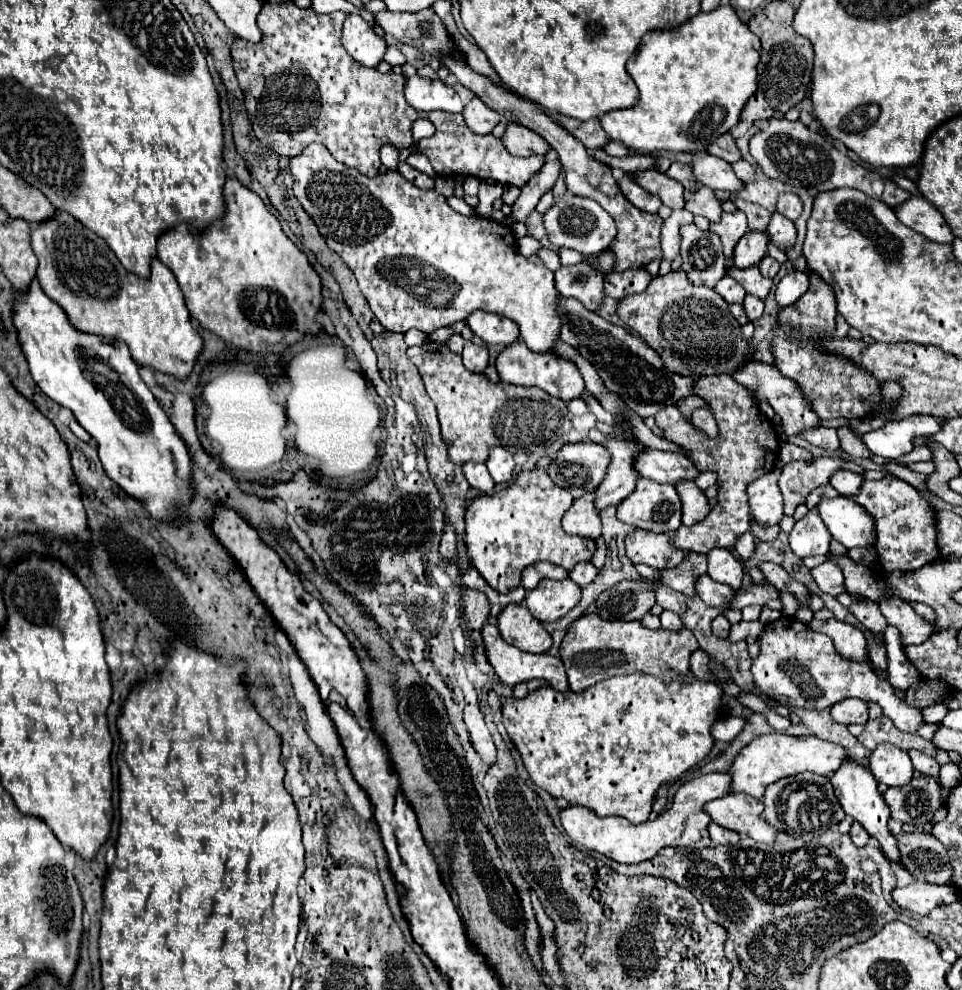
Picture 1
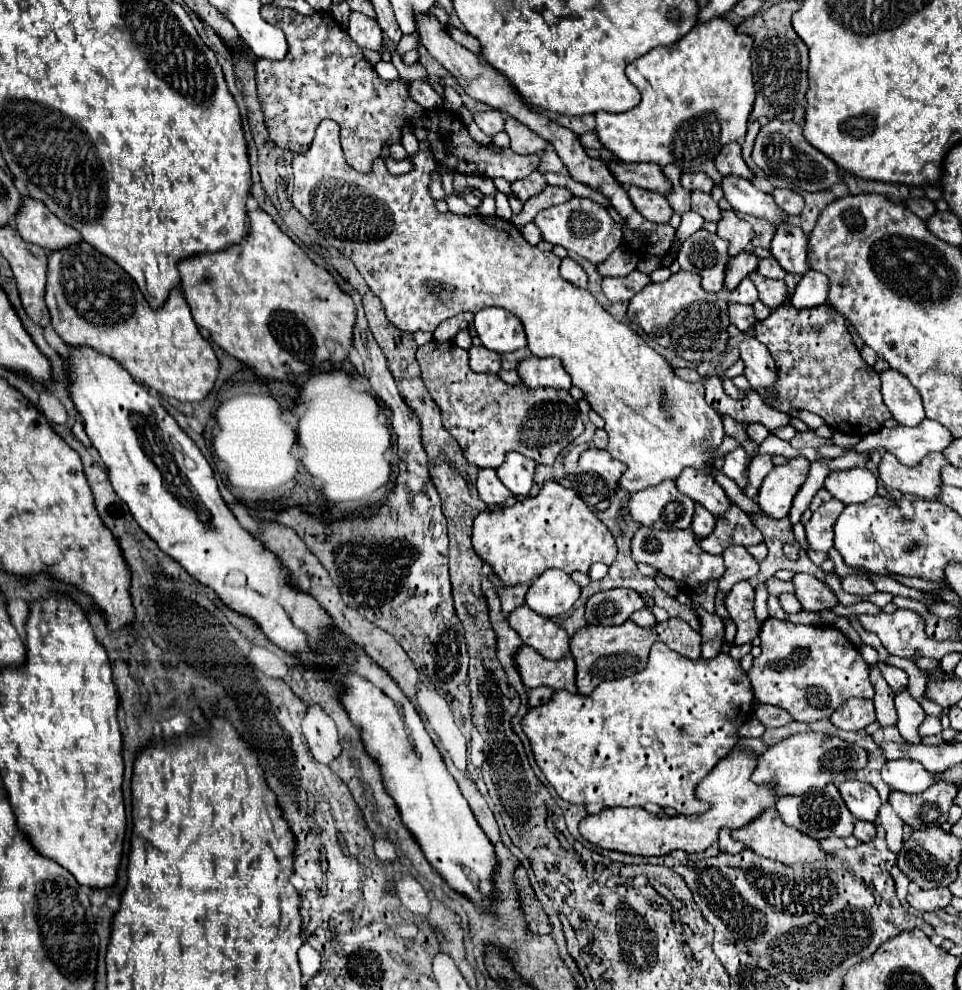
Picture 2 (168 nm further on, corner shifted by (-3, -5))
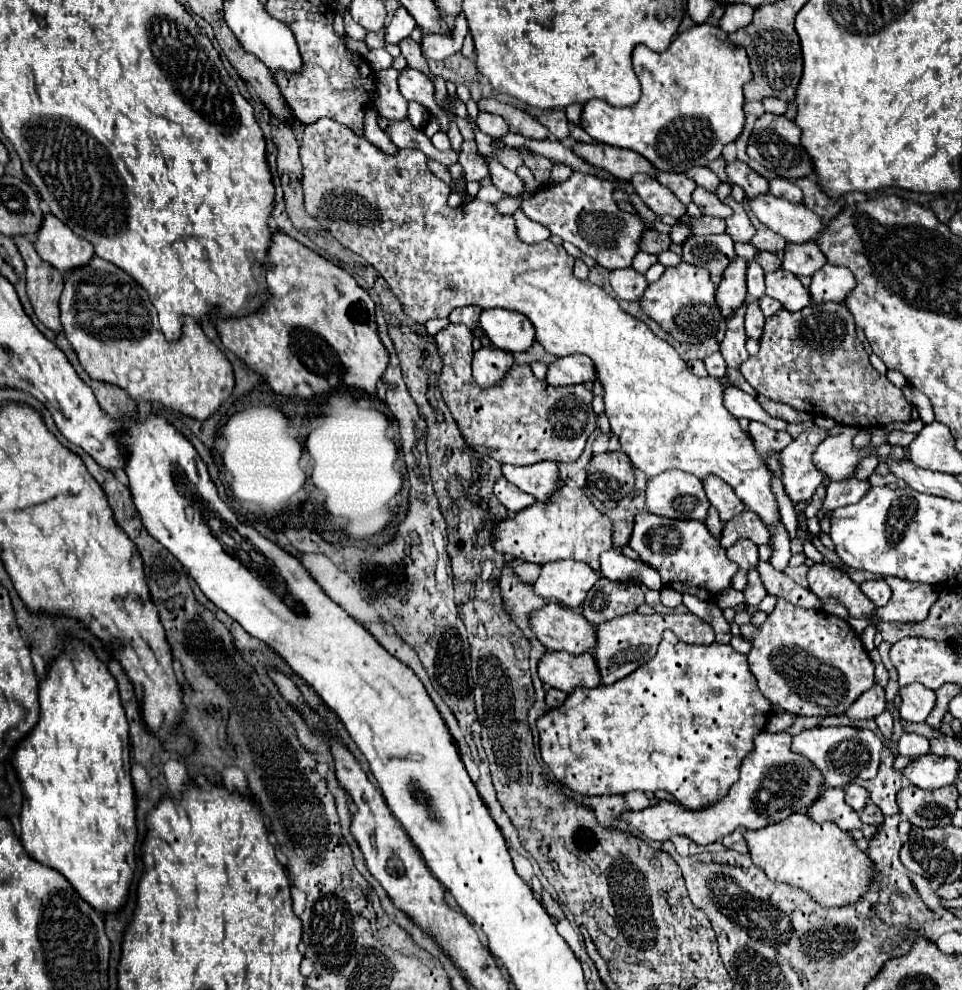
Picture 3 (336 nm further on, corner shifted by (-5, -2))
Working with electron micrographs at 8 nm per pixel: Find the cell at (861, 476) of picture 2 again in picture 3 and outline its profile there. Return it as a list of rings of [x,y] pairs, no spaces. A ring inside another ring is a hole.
[[[843,427],[841,435],[837,437],[827,437],[821,445],[817,447],[815,453],[815,465],[827,475],[831,481],[839,481],[845,477],[855,475],[855,467],[859,465],[859,459],[865,455],[863,451],[857,451],[853,447],[853,437],[861,429],[855,427]]]

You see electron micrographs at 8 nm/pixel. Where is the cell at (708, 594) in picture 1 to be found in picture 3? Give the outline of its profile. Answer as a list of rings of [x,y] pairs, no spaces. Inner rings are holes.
[[[751,569],[749,571],[749,585],[747,585],[747,589],[743,593],[747,597],[747,605],[753,605],[753,607],[759,605],[763,601],[763,597],[767,595],[767,591],[763,587],[763,581],[761,581],[761,577],[757,573],[757,569]]]

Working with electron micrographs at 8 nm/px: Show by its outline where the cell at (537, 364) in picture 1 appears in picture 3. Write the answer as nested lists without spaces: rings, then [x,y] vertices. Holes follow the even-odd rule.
[[[567,355],[559,357],[555,363],[549,365],[547,381],[551,385],[577,385],[595,381],[597,373],[593,369],[593,361],[585,355]]]

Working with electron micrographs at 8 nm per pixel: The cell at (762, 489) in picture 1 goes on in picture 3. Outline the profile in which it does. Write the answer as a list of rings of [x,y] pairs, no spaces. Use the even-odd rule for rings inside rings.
[[[813,425],[781,451],[783,487],[793,503],[809,501],[823,481],[823,473],[813,465],[813,453],[825,437],[827,429]]]

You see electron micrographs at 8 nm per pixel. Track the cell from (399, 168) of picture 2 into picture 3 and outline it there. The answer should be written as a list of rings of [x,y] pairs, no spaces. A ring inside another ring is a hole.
[[[367,105],[365,109],[365,127],[363,127],[363,137],[369,139],[373,145],[383,149],[385,153],[397,153],[397,147],[391,143],[389,135],[377,125],[377,109],[373,105]]]

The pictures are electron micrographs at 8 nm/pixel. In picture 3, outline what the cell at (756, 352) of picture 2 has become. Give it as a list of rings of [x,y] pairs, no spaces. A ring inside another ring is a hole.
[[[751,299],[747,303],[747,315],[745,315],[745,329],[747,329],[747,337],[753,337],[753,339],[761,339],[761,333],[763,333],[763,313],[761,313],[761,307],[759,307],[759,299]]]

